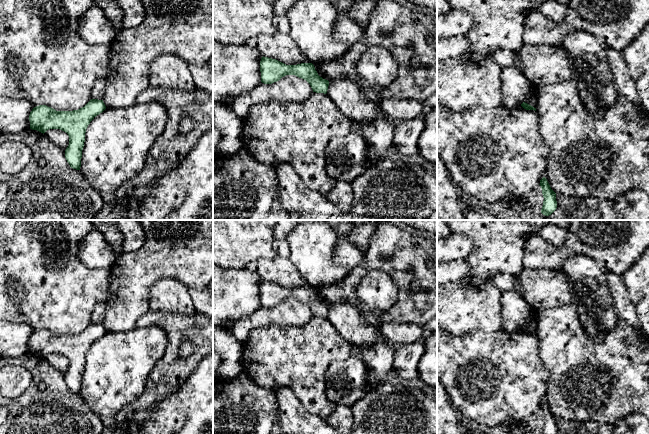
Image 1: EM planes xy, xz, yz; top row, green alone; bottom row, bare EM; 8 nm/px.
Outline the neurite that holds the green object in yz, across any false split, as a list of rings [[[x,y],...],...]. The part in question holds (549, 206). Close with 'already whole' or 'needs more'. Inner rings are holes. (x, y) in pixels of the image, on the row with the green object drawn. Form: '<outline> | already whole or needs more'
[[[543,177],[540,180],[542,194],[544,197],[541,213],[545,216],[551,215],[557,208],[556,193],[551,189],[547,179]]] | already whole

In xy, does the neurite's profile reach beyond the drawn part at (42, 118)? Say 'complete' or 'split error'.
complete

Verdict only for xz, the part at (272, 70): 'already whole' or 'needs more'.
already whole

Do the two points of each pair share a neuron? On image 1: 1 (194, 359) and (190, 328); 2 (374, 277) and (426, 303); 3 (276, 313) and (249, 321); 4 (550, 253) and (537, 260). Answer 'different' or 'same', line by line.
1: same
2: different
3: same
4: same

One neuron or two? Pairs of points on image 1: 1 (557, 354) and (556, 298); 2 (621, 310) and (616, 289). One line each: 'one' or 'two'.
1: two
2: one

